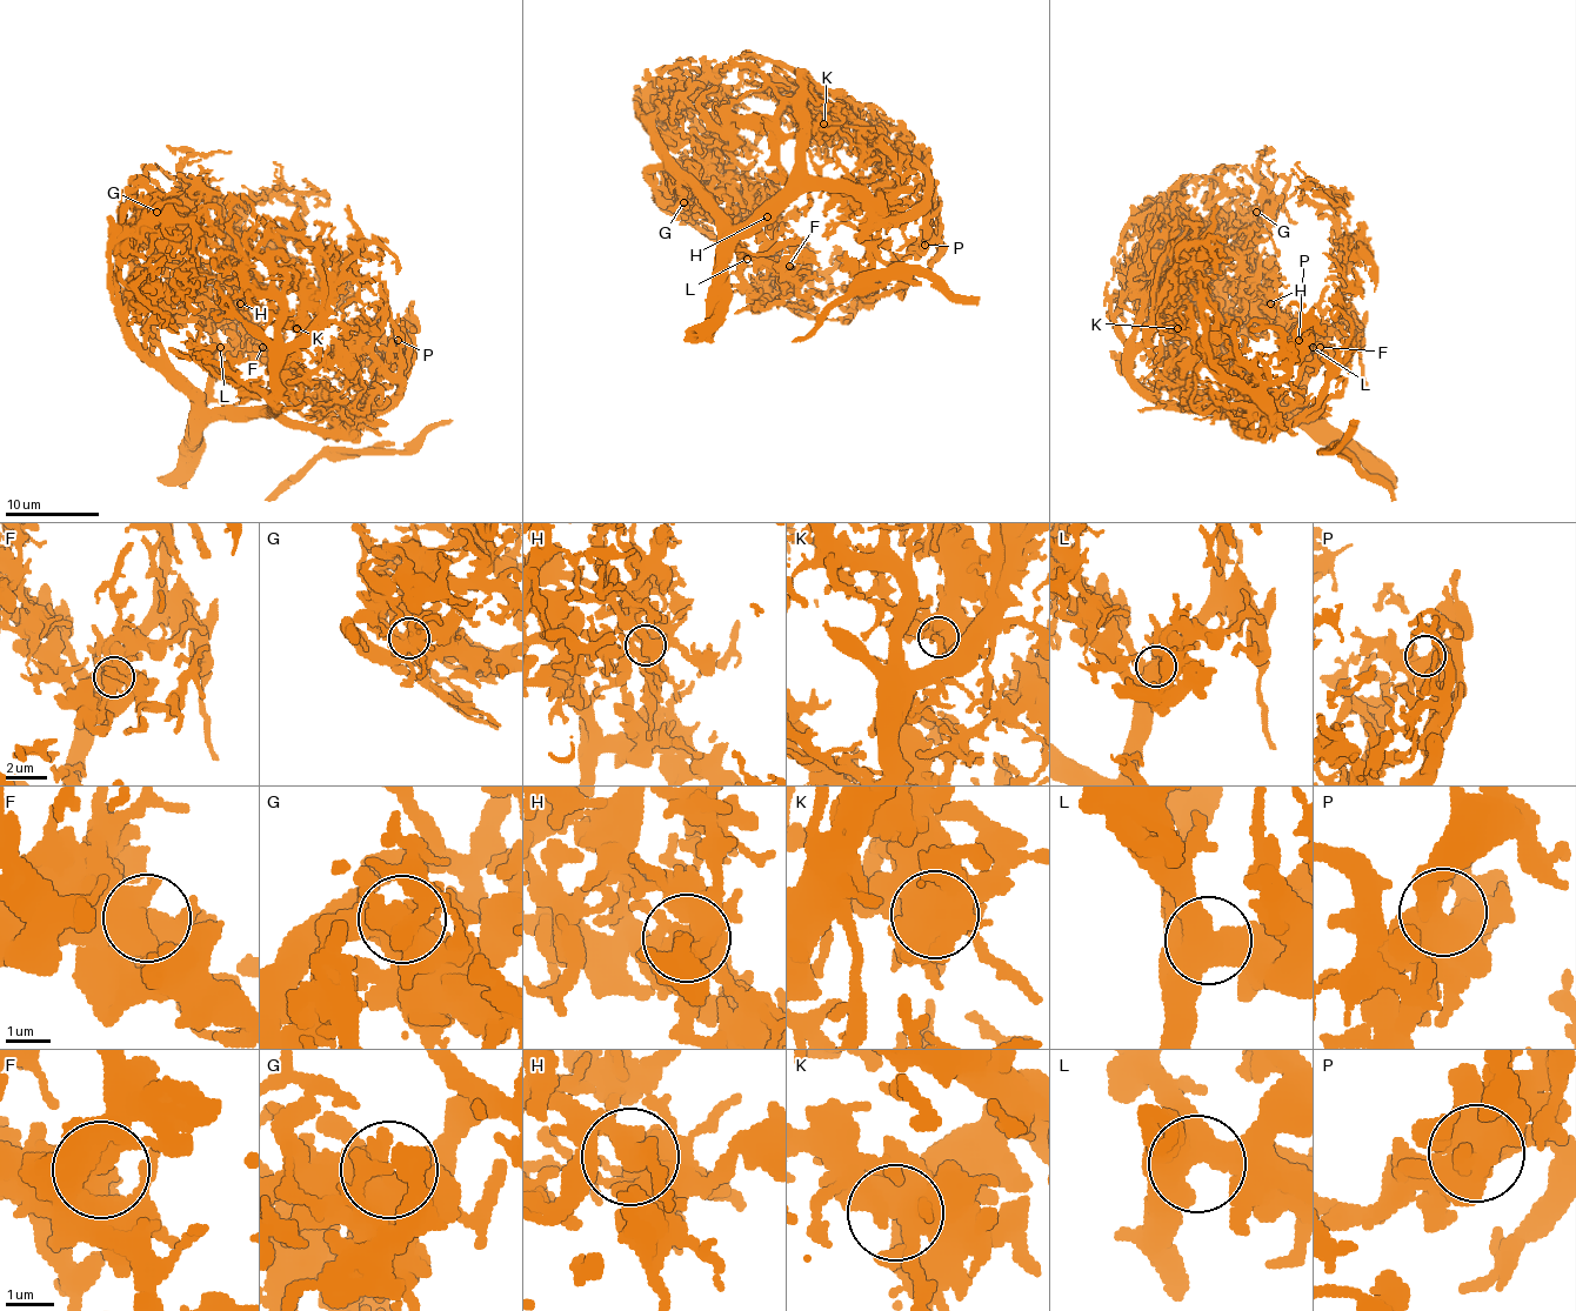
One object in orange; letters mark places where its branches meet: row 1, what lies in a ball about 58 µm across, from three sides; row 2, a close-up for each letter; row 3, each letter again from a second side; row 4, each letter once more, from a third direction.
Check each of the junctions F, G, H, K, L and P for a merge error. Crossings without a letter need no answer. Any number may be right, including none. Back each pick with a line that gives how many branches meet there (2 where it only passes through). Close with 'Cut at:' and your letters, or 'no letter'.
Cut at: no letter

